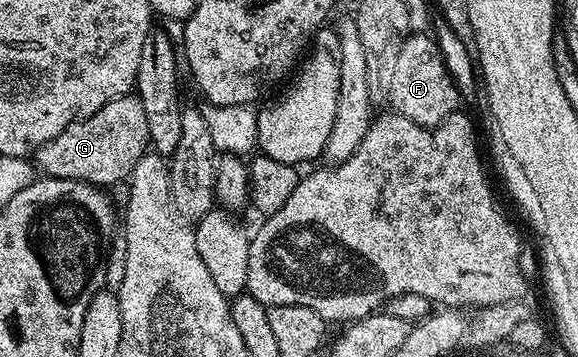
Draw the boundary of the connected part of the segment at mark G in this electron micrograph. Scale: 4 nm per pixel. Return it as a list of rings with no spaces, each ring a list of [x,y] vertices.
[[[136,95],[111,99],[107,107],[99,107],[95,115],[73,121],[55,139],[40,145],[35,154],[35,165],[44,176],[68,181],[85,181],[89,185],[109,187],[128,182],[135,163],[150,148],[147,131],[147,111]]]

